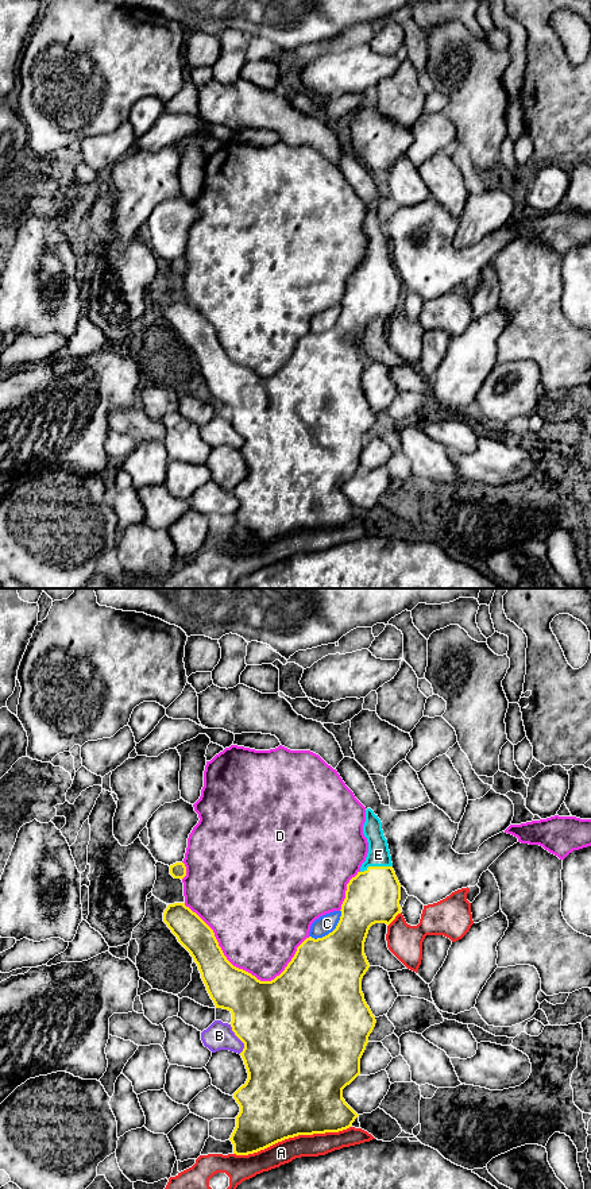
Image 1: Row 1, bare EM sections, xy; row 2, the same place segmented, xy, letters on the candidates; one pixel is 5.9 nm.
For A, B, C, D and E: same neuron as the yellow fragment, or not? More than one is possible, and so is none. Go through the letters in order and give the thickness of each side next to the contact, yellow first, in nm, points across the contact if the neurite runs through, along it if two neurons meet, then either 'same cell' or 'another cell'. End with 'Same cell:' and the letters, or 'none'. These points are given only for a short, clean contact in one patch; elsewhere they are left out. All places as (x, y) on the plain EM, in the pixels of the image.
A: calibres 500 and 140 nm; another cell
B: calibres 480 and 170 nm; another cell
C: calibres 420 and 110 nm; another cell
D: calibres 340 and 480 nm; another cell
E: calibres 320 and 130 nm; same cell
Same cell: E

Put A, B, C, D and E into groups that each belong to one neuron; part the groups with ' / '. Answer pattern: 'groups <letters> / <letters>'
groups A / B / C / D / E

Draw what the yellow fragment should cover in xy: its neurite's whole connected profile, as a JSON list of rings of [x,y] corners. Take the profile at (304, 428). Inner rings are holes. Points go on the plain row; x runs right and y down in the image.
[[[371,204],[366,205],[363,229],[368,238],[368,248],[358,270],[347,279],[336,324],[322,333],[306,333],[297,343],[285,366],[271,377],[260,377],[251,368],[233,362],[219,341],[213,325],[185,298],[169,300],[163,308],[163,317],[197,359],[216,404],[228,405],[232,409],[232,426],[244,439],[240,451],[248,474],[233,489],[240,507],[229,533],[236,551],[254,549],[298,530],[339,528],[349,524],[359,511],[343,494],[343,485],[360,470],[360,453],[376,418],[362,387],[362,374],[370,363],[364,337],[372,320],[389,321],[401,309],[401,279],[393,265],[382,217]]]

